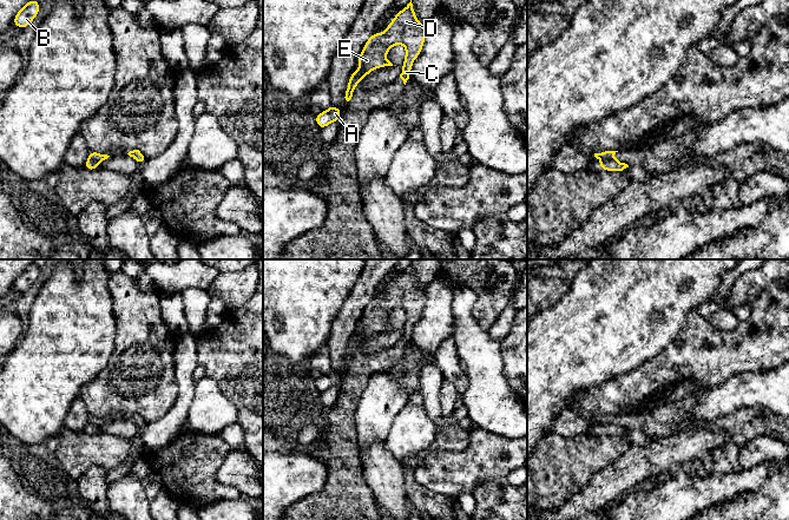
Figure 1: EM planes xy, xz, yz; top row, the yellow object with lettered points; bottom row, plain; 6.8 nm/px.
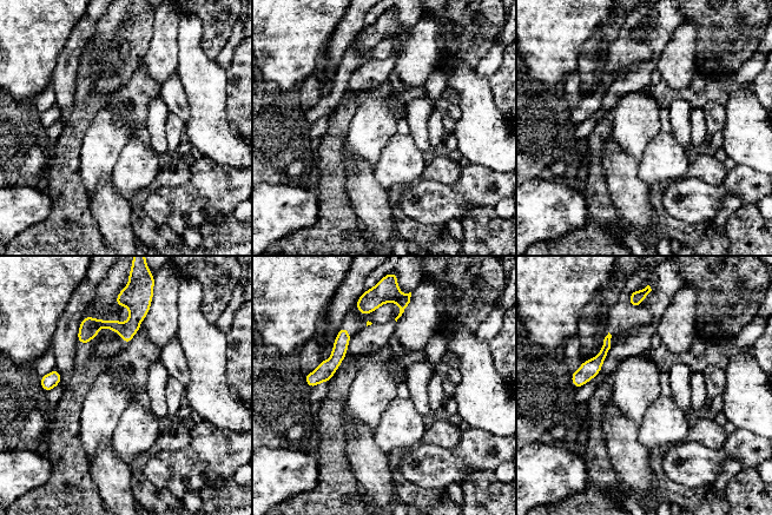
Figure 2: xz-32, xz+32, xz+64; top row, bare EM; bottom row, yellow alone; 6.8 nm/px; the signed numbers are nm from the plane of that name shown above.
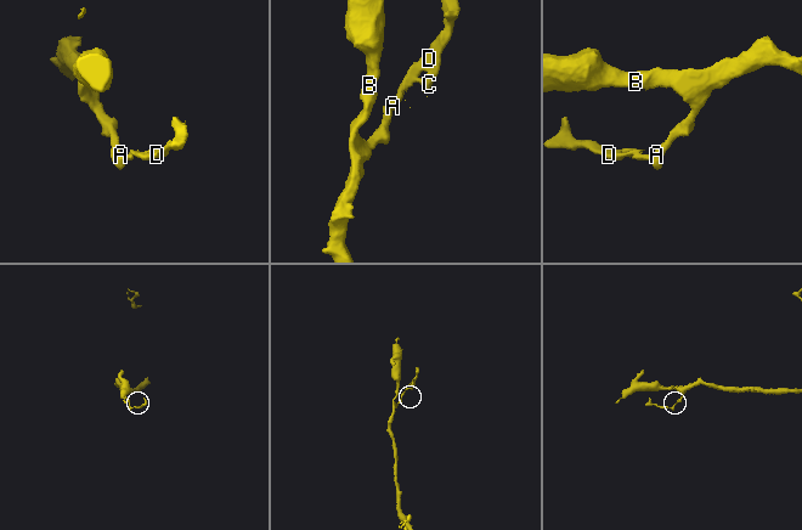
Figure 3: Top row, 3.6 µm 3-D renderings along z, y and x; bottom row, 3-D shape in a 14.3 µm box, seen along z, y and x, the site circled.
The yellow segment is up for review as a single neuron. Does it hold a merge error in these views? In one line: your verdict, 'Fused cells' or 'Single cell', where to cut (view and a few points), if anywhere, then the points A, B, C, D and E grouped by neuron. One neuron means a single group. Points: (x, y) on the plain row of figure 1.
Fused cells. Split along xz (355, 335), (359, 346). Groups: A B / C D E

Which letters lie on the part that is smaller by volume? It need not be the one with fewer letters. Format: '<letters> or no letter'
C, D, E

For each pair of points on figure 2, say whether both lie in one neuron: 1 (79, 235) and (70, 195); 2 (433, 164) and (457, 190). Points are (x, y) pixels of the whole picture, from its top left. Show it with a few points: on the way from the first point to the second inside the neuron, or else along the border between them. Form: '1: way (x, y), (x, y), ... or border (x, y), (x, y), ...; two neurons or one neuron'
1: way (70, 225), (70, 204); one neuron
2: border (459, 177), (454, 183); two neurons

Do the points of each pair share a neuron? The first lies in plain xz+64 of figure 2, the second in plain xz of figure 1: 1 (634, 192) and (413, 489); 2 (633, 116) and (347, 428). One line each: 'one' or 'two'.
1: two
2: two

